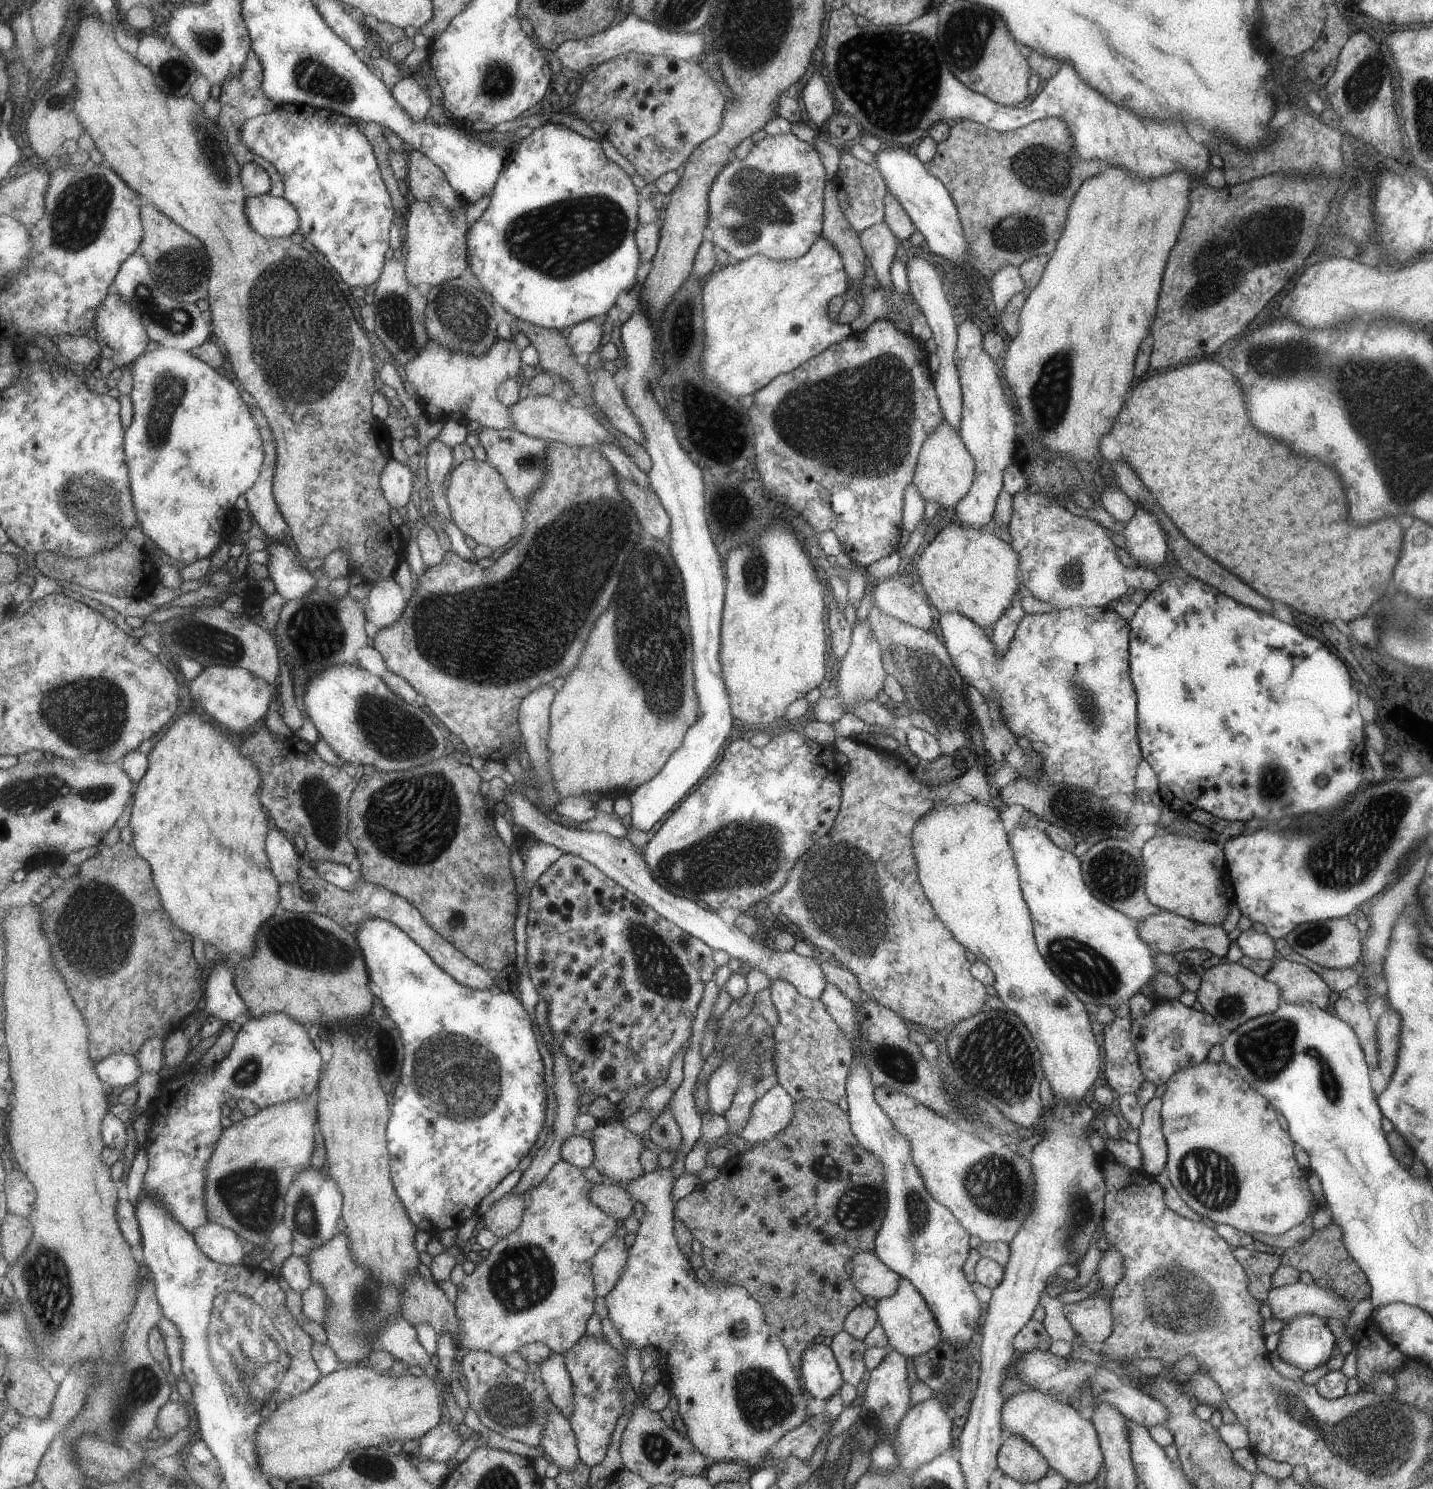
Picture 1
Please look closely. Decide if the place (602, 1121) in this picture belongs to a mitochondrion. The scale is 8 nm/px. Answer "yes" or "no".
no

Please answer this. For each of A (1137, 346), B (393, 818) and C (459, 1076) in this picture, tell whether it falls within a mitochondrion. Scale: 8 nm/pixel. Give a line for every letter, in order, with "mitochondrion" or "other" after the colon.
A: other
B: mitochondrion
C: mitochondrion

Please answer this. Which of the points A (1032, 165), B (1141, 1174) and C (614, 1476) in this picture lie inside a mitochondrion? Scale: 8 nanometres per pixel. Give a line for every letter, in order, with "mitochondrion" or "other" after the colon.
A: mitochondrion
B: other
C: other

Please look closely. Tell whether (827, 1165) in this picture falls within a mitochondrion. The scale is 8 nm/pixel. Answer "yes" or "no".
yes

